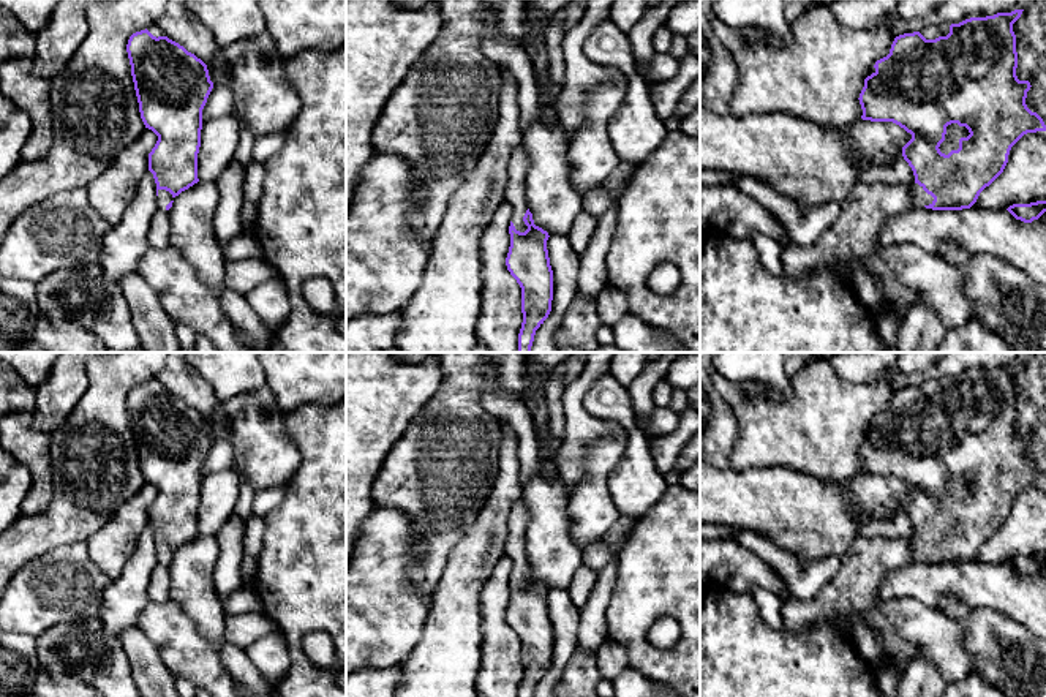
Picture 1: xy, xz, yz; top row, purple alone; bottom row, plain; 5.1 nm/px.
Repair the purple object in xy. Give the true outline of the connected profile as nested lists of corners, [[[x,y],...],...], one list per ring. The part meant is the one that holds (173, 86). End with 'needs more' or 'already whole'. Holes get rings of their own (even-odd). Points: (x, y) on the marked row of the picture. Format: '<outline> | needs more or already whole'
[[[155,22],[130,36],[126,52],[139,103],[141,119],[158,141],[149,153],[149,171],[156,183],[161,210],[171,212],[174,198],[188,190],[198,179],[202,109],[213,89],[207,65],[179,43],[169,40]]] | needs more

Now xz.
[[[518,145],[509,160],[506,186],[506,202],[512,207],[506,266],[521,288],[523,322],[518,333],[518,352],[531,352],[536,330],[548,318],[553,300],[553,270],[547,250],[550,235],[534,224],[528,209],[528,166],[528,155],[523,145]]] | needs more

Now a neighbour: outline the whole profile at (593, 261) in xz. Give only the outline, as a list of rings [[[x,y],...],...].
[[[610,207],[597,218],[597,226],[586,250],[580,254],[577,297],[593,299],[607,284],[607,254],[616,229],[616,209]]]

